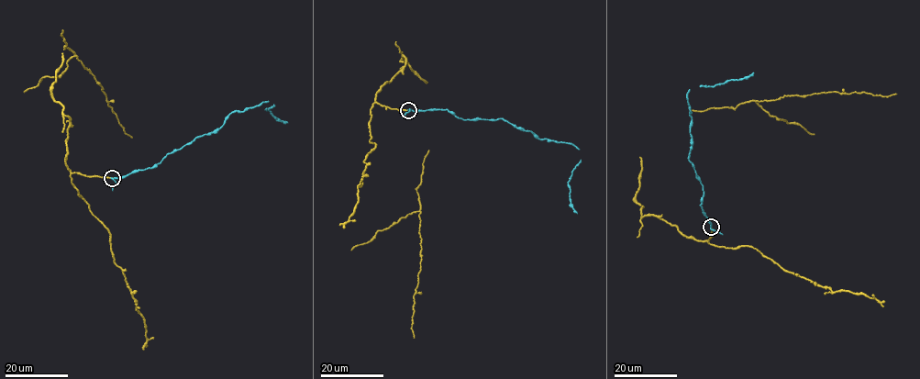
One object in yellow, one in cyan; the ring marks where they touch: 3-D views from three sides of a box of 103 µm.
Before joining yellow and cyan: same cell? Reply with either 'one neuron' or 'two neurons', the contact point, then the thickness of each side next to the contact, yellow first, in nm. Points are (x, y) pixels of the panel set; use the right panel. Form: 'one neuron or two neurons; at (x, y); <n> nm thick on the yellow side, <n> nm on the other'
two neurons; at (711, 227); 110 nm thick on the yellow side, 170 nm on the other

